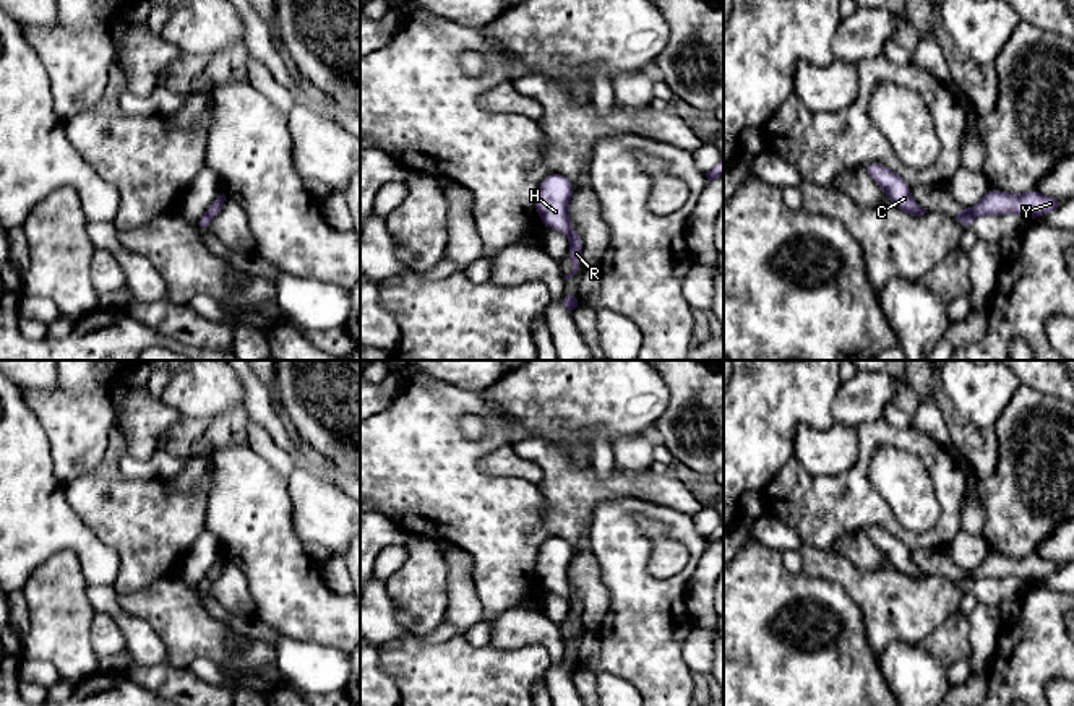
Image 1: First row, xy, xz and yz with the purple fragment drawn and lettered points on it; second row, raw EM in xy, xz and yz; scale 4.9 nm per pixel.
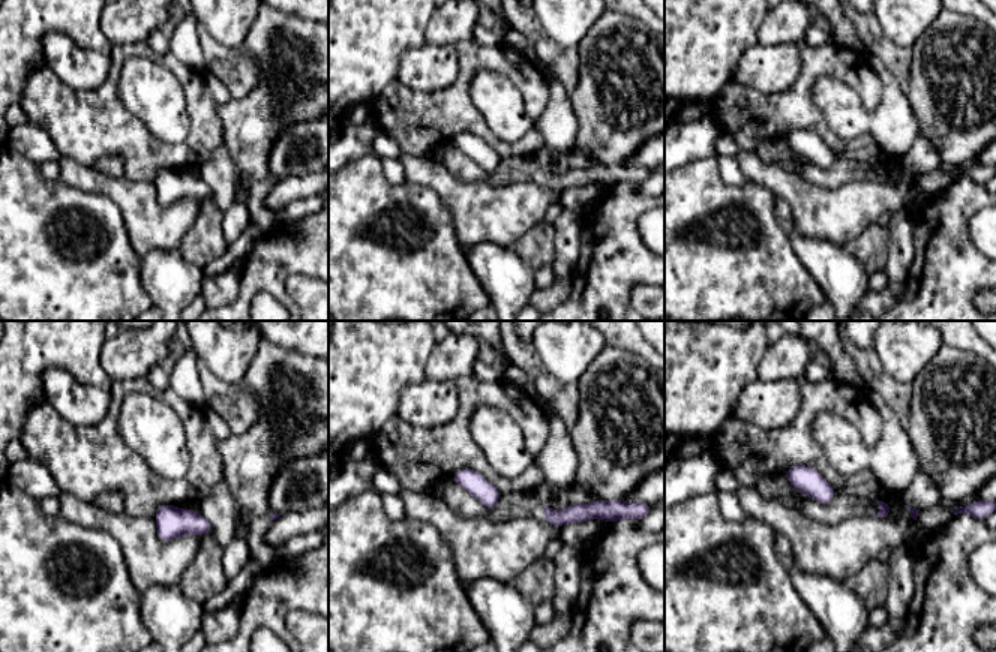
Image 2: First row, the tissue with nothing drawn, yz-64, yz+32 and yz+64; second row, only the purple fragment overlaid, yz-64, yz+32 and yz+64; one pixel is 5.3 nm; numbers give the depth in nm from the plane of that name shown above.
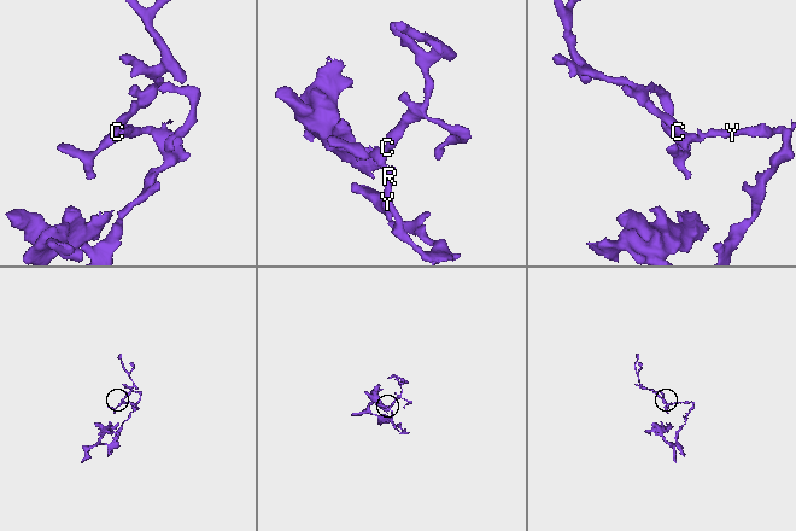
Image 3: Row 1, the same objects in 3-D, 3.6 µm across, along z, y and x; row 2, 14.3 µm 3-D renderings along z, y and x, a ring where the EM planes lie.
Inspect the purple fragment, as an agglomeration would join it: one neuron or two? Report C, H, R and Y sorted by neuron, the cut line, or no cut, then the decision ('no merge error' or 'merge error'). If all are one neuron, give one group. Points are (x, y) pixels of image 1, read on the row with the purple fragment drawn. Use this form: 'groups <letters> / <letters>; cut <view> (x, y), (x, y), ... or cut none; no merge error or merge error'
groups C H / R Y; cut yz (958, 215), (969, 215), (972, 218); merge error

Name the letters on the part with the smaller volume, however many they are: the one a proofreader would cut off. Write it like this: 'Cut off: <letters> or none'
Cut off: C, H

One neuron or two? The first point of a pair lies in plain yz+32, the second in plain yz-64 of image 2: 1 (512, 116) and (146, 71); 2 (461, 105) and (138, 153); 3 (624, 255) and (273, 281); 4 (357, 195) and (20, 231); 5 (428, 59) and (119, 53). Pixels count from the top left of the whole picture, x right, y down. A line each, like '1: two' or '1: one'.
1: one
2: one
3: one
4: one
5: two

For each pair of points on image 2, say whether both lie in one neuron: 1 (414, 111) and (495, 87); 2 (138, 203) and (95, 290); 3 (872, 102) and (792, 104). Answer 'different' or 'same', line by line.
1: different
2: different
3: same

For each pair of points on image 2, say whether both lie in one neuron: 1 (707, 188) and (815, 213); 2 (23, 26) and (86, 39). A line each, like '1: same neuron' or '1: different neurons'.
1: different neurons
2: same neuron

